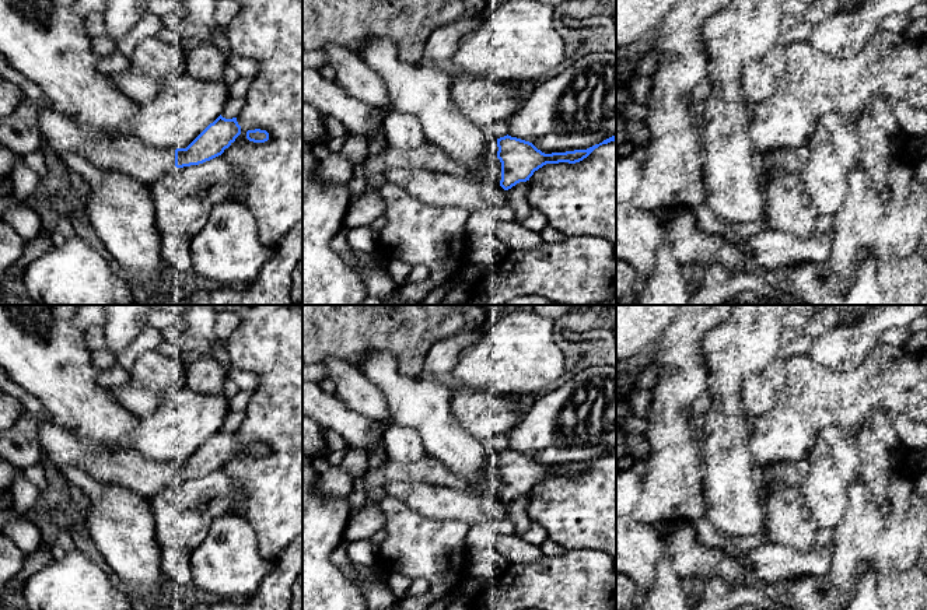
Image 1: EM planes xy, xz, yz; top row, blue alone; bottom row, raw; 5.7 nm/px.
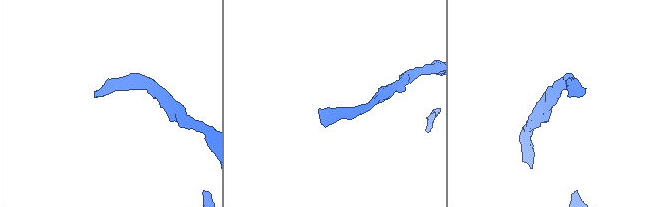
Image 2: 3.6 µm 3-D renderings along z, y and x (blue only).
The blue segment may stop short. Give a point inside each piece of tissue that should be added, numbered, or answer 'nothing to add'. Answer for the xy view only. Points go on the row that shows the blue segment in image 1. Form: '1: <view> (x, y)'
1: xy (125, 153)

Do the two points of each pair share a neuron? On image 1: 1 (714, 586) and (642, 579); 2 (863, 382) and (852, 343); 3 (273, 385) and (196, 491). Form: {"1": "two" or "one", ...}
{"1": "two", "2": "two", "3": "two"}

